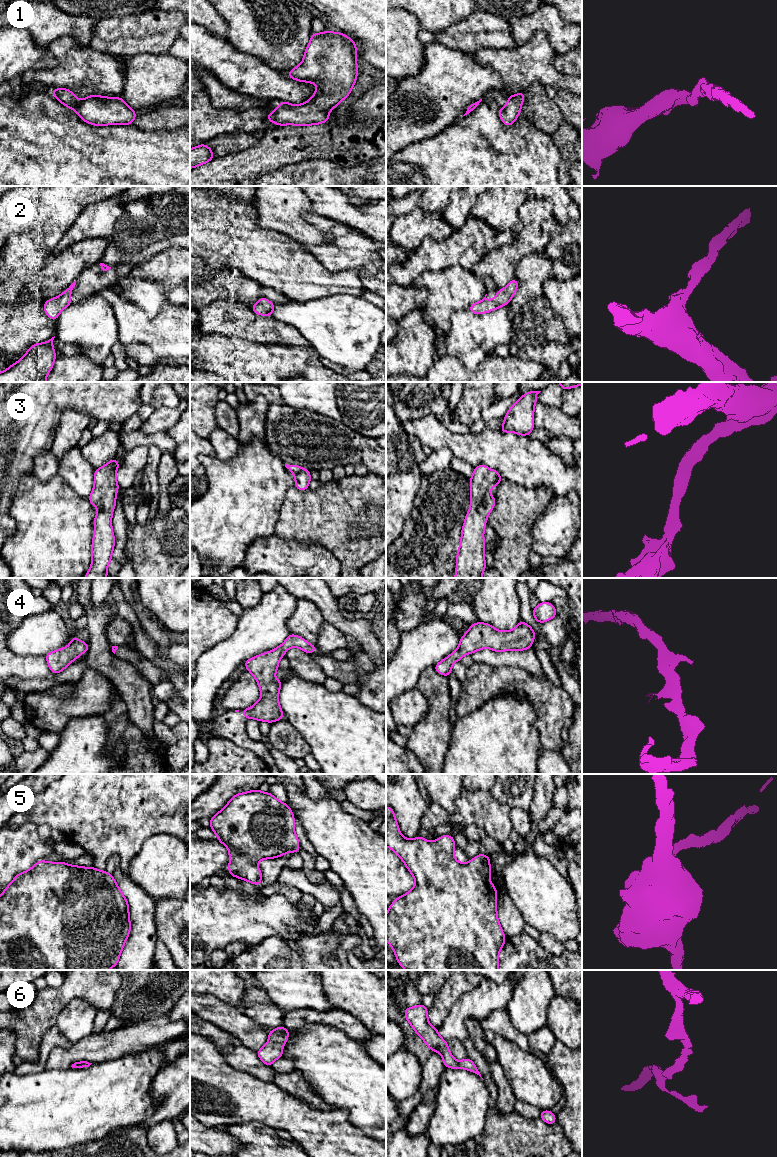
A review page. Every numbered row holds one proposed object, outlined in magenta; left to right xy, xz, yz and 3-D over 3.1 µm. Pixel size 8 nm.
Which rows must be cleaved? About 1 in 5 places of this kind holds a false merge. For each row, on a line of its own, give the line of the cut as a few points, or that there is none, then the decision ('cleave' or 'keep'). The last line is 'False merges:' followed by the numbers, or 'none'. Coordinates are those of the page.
1: no cut | keep
2: no cut | keep
3: no cut | keep
4: no cut | keep
5: no cut | keep
6: no cut | keep
False merges: none

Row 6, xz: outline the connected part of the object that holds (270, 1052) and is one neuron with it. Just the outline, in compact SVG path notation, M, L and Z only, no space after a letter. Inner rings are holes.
M283 1026L271 1030L268 1033L269 1042L256 1052L260 1060L264 1064L272 1066L275 1060L282 1057L283 1045L287 1042L288 1038L289 1030Z

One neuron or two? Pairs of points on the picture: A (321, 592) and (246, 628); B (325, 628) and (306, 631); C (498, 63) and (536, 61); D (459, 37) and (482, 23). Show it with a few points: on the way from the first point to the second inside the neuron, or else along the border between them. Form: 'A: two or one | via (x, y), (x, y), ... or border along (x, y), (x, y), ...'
A: two | border along (285, 588), (297, 599)
B: two | border along (324, 621), (320, 626), (318, 639), (315, 644)
C: one | via (507, 63), (527, 63)
D: one | via (465, 36), (469, 36), (476, 29)

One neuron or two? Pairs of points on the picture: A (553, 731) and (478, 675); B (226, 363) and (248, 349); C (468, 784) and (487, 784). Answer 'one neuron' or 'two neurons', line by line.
A: one neuron
B: one neuron
C: one neuron

